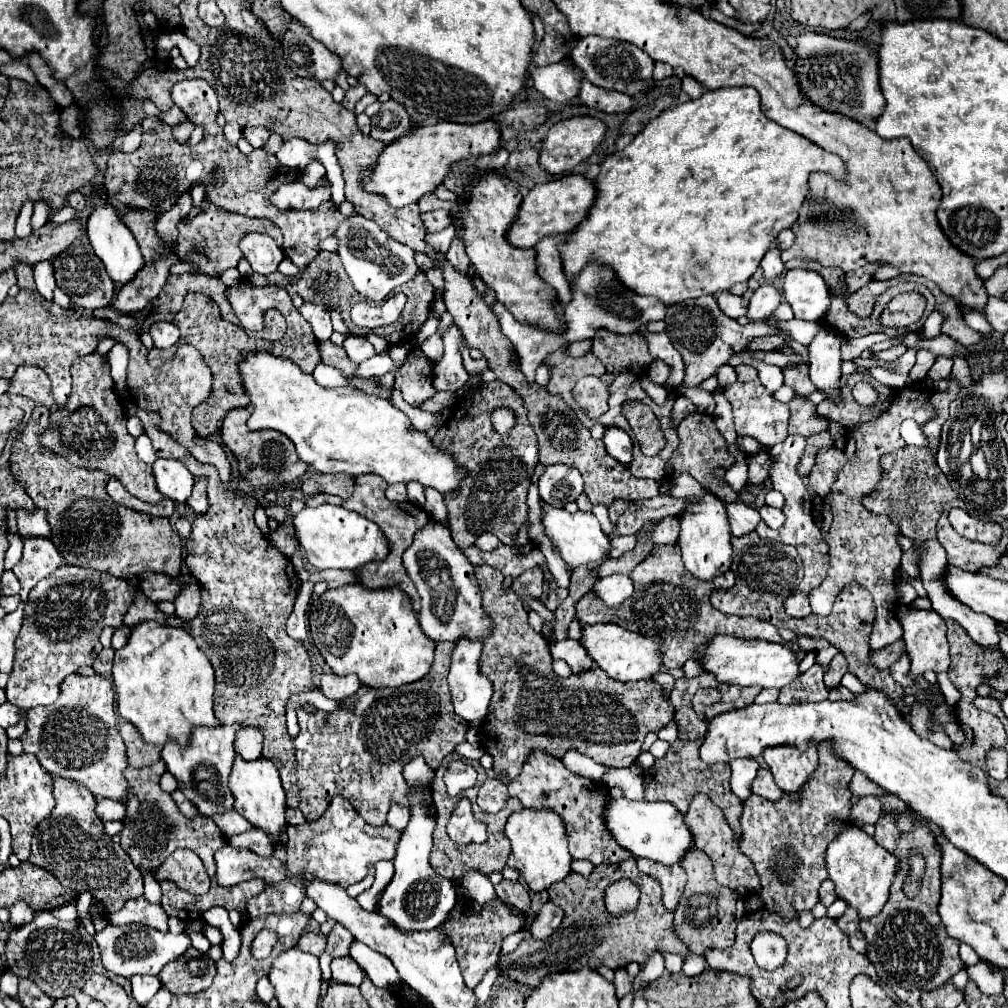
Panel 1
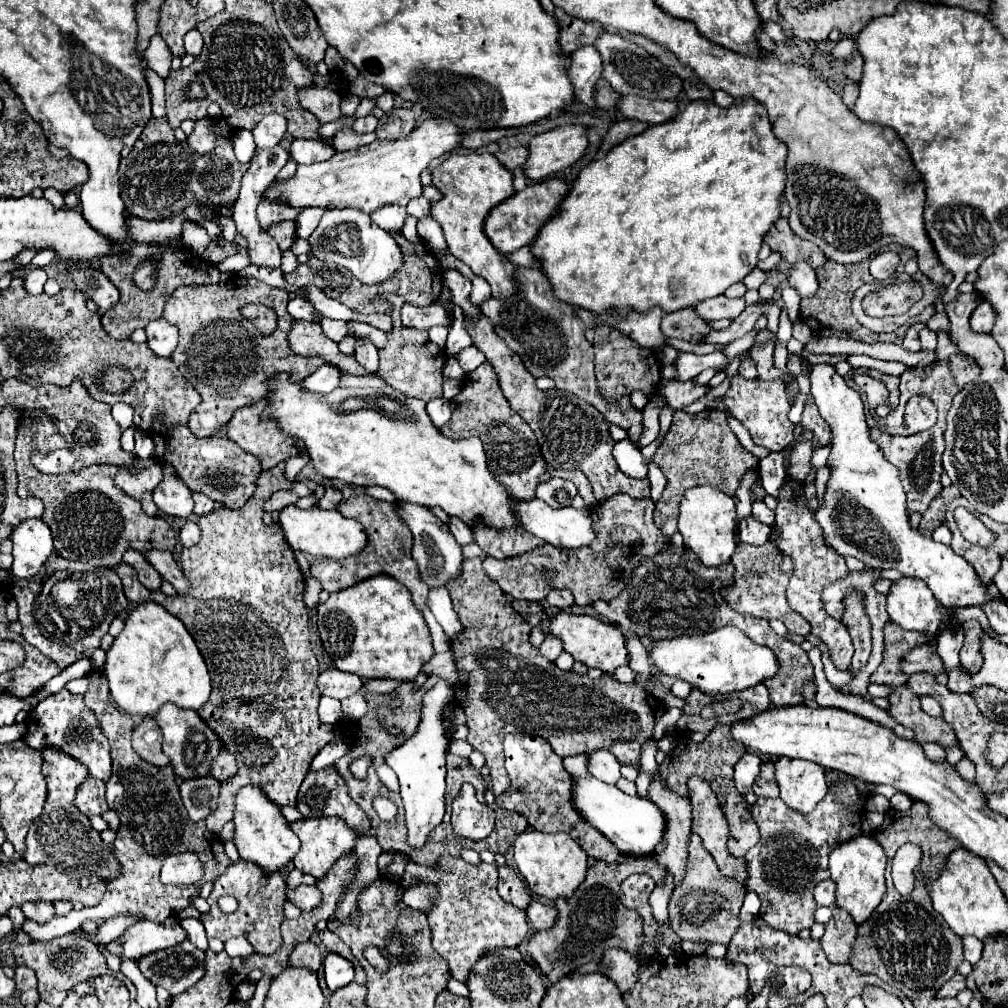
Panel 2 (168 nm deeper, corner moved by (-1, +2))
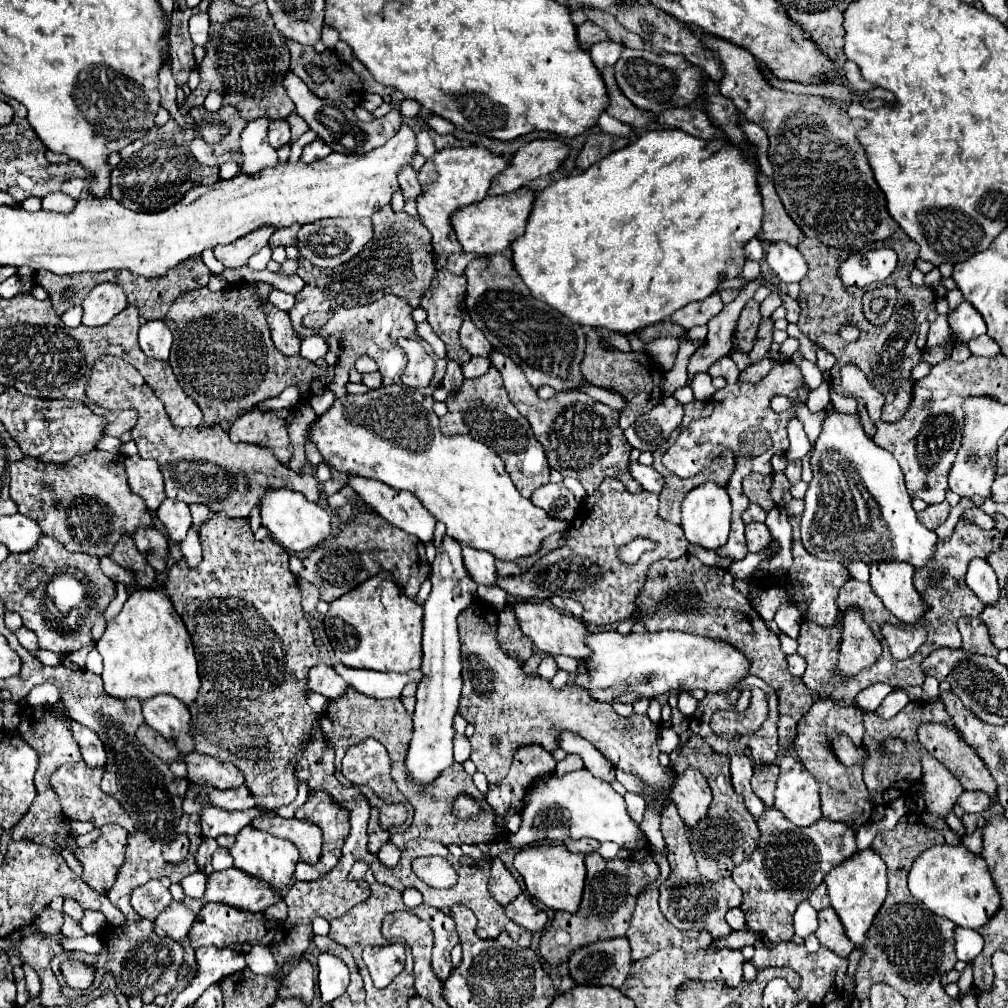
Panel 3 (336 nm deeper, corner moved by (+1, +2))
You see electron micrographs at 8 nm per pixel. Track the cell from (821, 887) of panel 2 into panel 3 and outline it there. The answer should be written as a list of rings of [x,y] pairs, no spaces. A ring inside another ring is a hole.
[[[819,884],[819,886],[813,890],[813,894],[809,896],[809,902],[811,902],[811,906],[813,906],[815,910],[829,908],[831,904],[829,904],[829,898],[827,898],[827,886],[825,886],[825,884]]]

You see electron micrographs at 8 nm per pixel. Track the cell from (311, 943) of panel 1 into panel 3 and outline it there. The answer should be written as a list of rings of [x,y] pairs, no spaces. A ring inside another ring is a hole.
[[[301,956],[297,966],[293,966],[281,986],[279,986],[279,998],[289,998],[289,996],[299,996],[305,1004],[313,1002],[313,986],[315,986],[315,974],[311,962]]]

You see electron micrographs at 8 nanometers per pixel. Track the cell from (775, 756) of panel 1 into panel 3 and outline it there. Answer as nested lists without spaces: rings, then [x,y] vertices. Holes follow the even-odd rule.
[[[793,754],[779,760],[779,780],[775,788],[775,808],[781,810],[793,824],[809,826],[821,818],[821,794],[817,780]]]

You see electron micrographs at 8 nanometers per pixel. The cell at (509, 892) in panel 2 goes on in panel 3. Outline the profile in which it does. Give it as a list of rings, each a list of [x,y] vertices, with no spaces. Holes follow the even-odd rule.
[[[493,858],[493,860],[491,860],[489,892],[491,892],[491,896],[493,896],[499,904],[503,904],[503,906],[511,904],[511,902],[521,894],[519,882],[515,880],[515,876],[507,870],[507,866],[505,866],[499,858]]]

